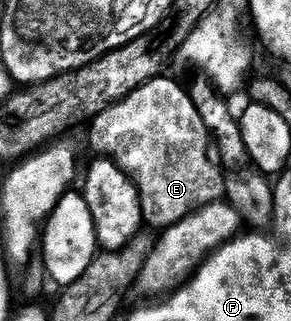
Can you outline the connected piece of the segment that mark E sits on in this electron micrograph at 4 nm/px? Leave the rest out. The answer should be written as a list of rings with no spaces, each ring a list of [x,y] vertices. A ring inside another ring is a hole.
[[[158,77],[141,84],[89,123],[91,147],[96,151],[94,154],[113,160],[131,178],[139,190],[144,224],[151,229],[171,227],[186,215],[192,215],[210,203],[220,202],[225,195],[225,175],[219,172],[220,164],[213,158],[209,130],[199,112],[198,102],[189,94],[187,87],[185,89],[181,84],[165,78]]]

